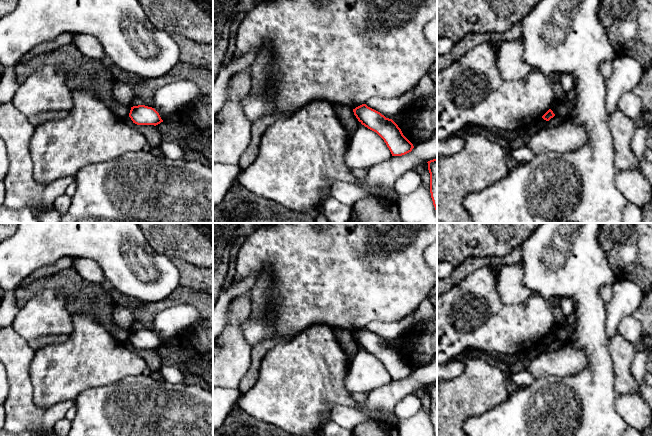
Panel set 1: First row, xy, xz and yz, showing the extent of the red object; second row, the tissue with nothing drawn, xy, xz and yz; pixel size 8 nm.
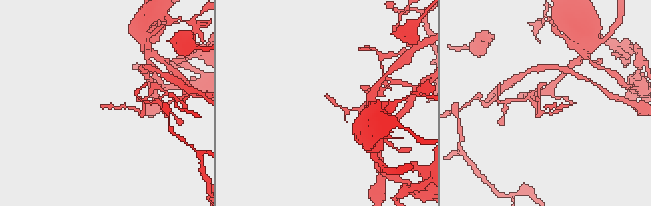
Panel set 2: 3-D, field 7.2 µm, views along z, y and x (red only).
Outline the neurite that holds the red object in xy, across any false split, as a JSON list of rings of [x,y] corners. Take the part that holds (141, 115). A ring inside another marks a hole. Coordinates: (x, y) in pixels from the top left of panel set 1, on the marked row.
[[[138,105],[131,107],[129,117],[137,125],[158,125],[163,120],[159,113],[152,107]]]

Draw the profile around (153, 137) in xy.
[[[129,116],[123,119],[123,121],[126,124],[130,125],[131,127],[135,128],[136,130],[138,130],[141,134],[143,134],[144,137],[146,138],[147,144],[151,148],[158,147],[161,144],[162,142],[161,134],[160,131],[156,128],[156,126],[137,125],[131,120]]]

